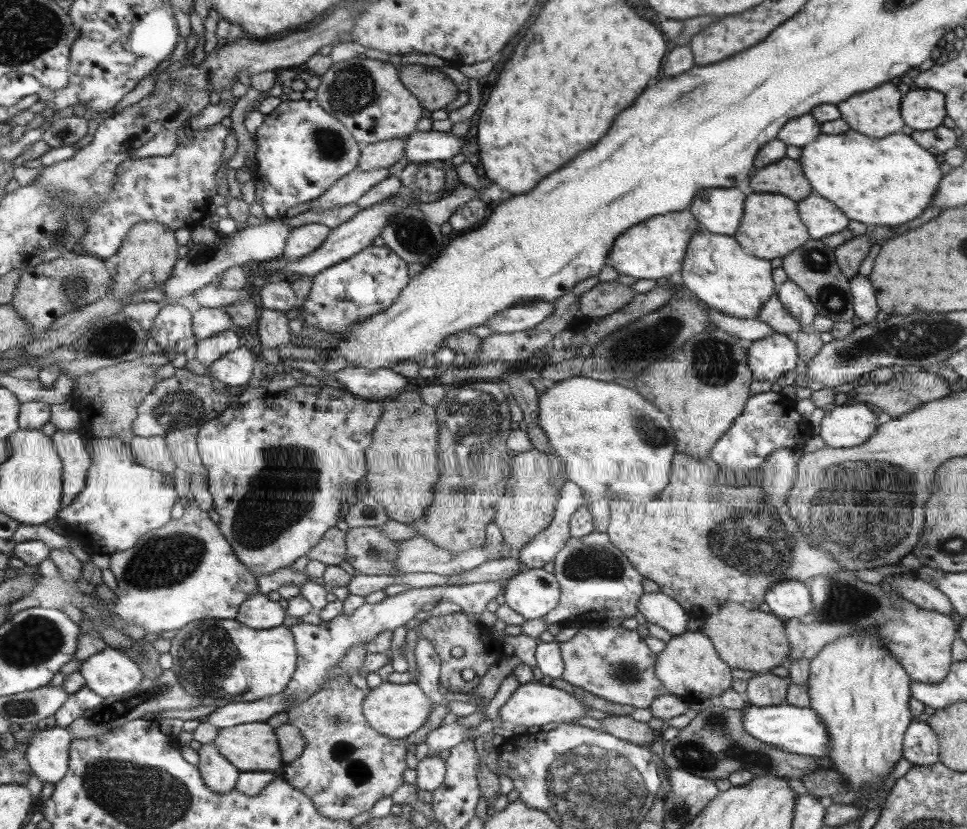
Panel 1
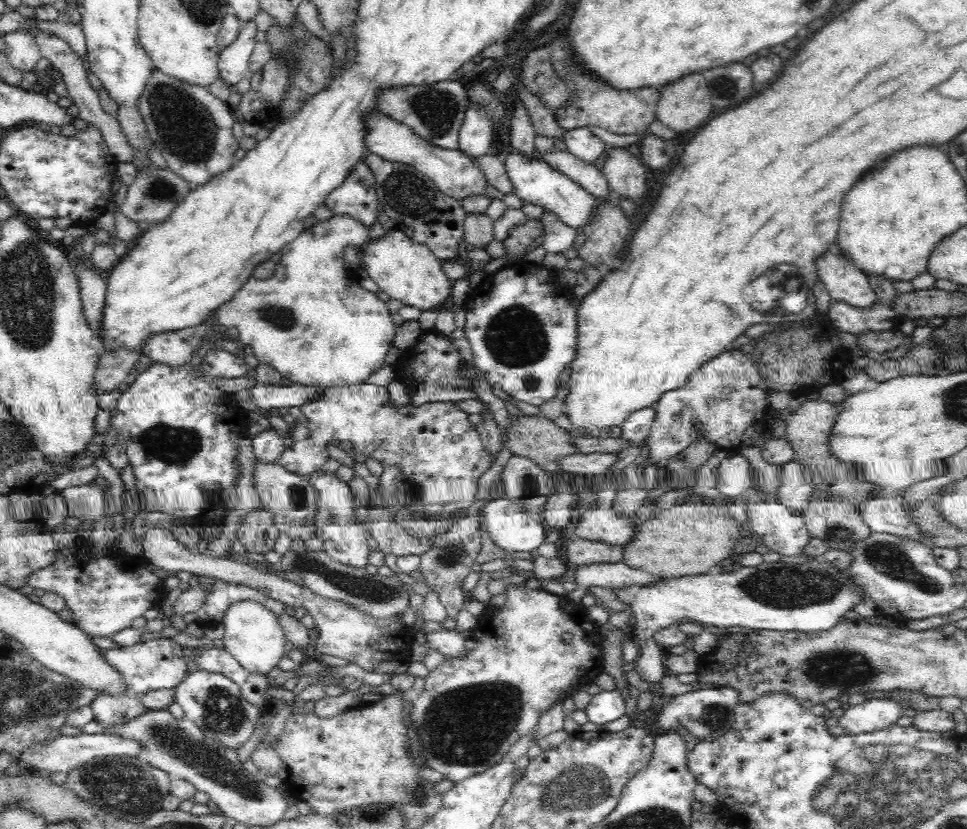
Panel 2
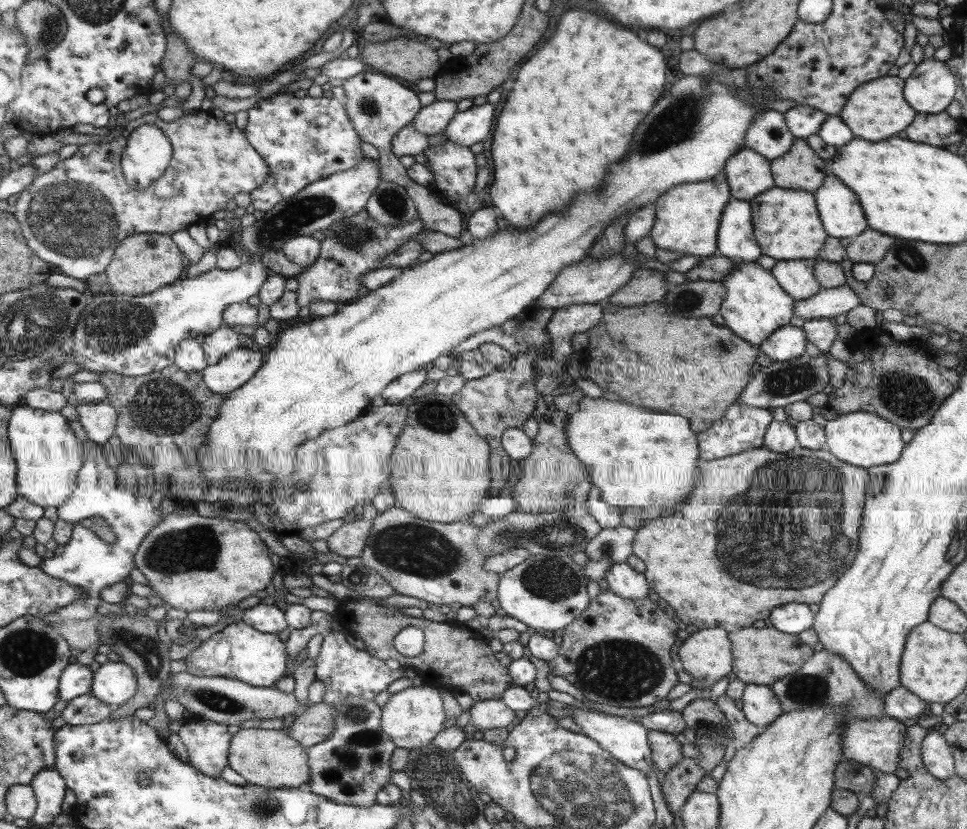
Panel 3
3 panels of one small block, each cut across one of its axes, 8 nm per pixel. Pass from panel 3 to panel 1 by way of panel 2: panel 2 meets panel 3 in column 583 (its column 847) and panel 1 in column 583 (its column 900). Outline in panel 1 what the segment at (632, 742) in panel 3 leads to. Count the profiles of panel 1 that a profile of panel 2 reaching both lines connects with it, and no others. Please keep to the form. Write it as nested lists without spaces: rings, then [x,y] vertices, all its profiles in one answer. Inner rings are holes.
[[[532,680],[513,690],[513,694],[498,709],[498,723],[512,728],[521,725],[528,730],[530,728],[536,729],[543,724],[549,724],[549,722],[567,723],[568,720],[583,717],[585,710],[587,708],[584,708],[575,697],[567,694],[567,692],[551,686],[543,686]]]

